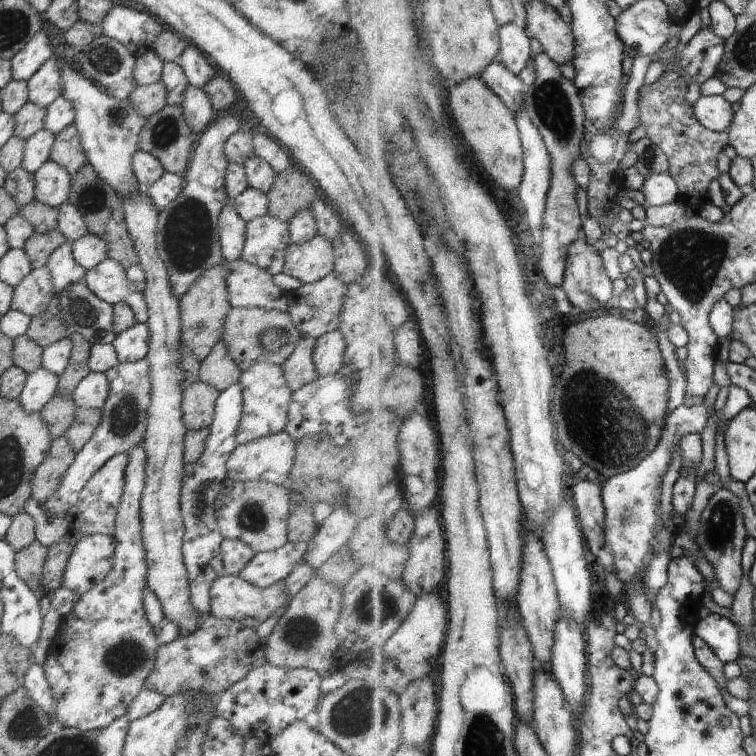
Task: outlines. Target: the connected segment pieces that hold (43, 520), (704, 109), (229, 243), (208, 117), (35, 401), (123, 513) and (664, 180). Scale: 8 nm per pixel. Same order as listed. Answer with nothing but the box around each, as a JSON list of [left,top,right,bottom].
[[24,498,68,548],[695,95,737,132],[219,195,246,261],[181,84,216,135],[19,366,59,413],[43,442,158,731],[642,171,681,207]]

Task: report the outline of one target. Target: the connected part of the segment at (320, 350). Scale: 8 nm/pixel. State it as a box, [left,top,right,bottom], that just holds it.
[312,330,346,377]

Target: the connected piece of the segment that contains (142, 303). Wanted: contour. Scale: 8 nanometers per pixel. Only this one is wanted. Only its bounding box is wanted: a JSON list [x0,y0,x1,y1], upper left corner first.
[83,259,147,324]

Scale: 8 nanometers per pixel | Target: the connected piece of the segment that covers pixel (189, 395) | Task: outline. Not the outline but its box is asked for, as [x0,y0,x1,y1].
[181,382,219,430]

